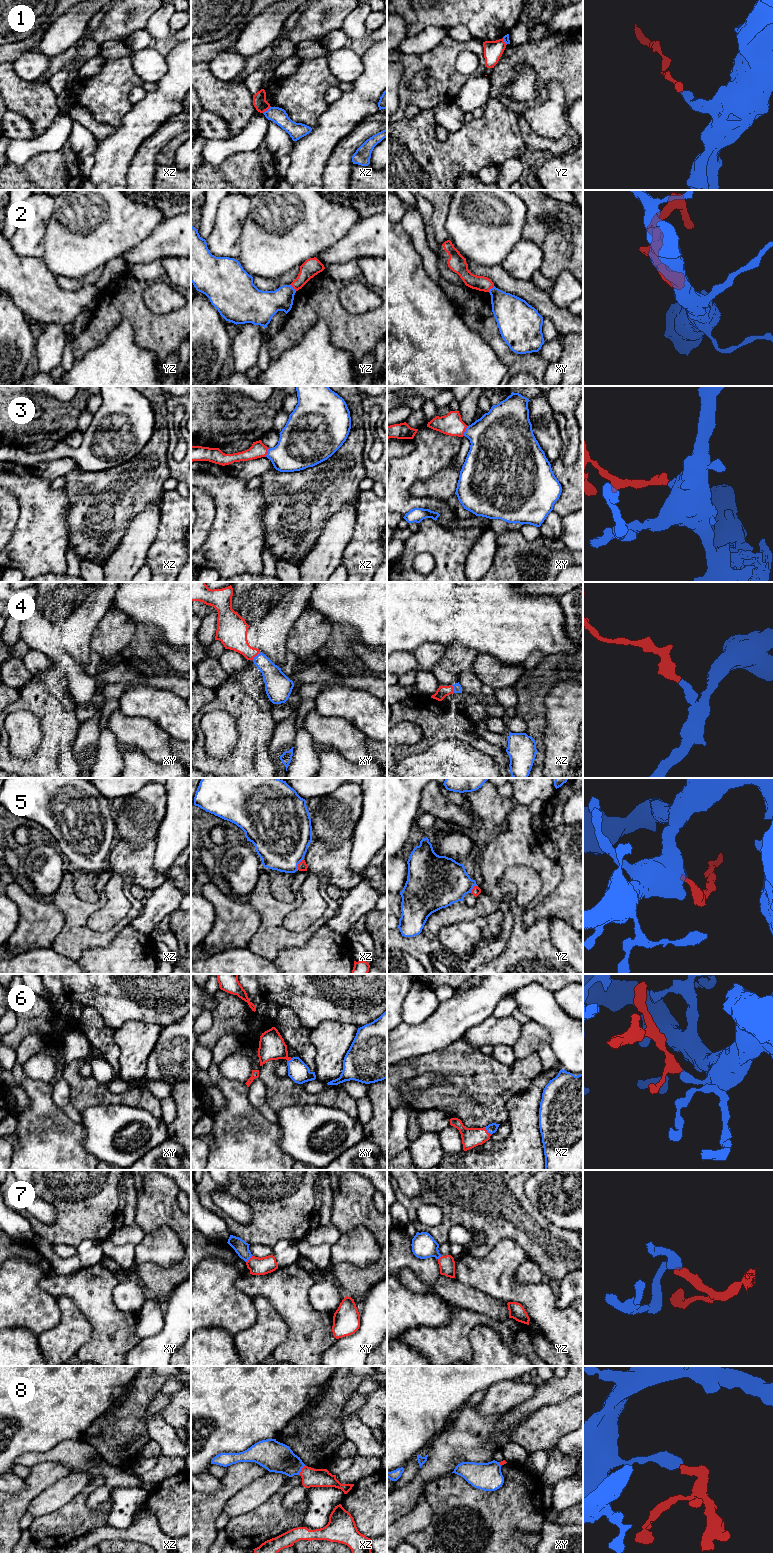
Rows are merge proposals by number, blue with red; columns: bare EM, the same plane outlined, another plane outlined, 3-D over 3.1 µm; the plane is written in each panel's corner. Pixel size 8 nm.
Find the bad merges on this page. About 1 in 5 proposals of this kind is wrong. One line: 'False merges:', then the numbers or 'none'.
False merges: 1, 2

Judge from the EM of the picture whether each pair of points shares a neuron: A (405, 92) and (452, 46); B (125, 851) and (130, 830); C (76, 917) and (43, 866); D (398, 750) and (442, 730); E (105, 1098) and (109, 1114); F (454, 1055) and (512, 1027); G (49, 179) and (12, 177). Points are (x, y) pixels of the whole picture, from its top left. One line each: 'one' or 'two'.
A: one
B: two
C: two
D: one
E: two
F: two
G: one

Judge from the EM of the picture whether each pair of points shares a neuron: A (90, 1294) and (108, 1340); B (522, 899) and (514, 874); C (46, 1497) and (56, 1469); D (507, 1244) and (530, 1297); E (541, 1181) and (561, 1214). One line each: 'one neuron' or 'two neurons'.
A: one neuron
B: one neuron
C: two neurons
D: one neuron
E: one neuron

